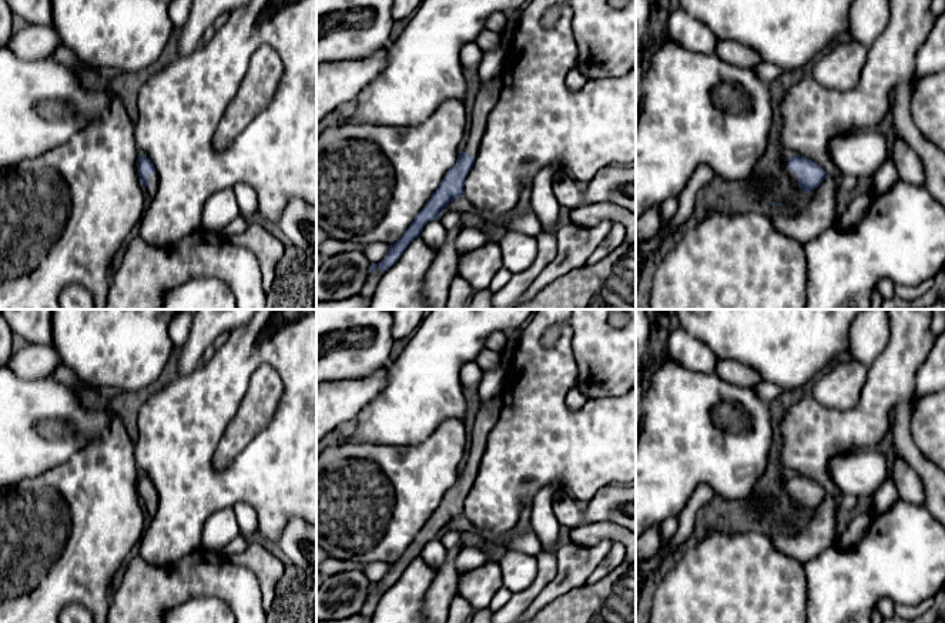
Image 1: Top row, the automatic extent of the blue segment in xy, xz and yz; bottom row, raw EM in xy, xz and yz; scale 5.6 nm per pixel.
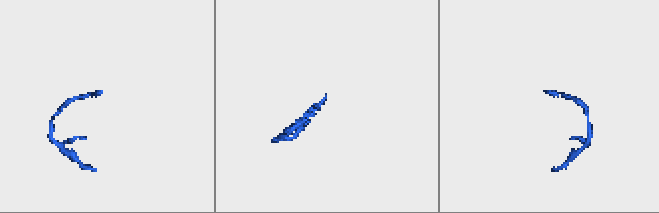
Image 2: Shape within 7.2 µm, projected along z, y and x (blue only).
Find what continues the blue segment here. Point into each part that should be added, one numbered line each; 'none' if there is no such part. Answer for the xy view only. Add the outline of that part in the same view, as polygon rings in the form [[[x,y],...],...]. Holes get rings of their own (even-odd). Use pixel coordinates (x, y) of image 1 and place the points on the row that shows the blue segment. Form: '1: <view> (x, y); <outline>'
1: xy (150, 190); [[[157,173],[150,174],[150,177],[148,177],[148,185],[147,187],[143,187],[144,188],[144,192],[147,195],[147,200],[150,200],[150,198],[154,197],[154,194],[157,191],[157,182],[158,182]]]

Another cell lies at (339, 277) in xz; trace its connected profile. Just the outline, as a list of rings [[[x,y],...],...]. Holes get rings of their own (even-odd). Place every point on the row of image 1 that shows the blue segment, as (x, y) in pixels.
[[[359,248],[325,257],[316,268],[316,301],[344,301],[359,295],[369,268],[371,261]]]

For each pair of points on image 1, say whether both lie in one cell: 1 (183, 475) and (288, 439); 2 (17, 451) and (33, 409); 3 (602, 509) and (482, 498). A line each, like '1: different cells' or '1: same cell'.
1: same cell
2: same cell
3: different cells

